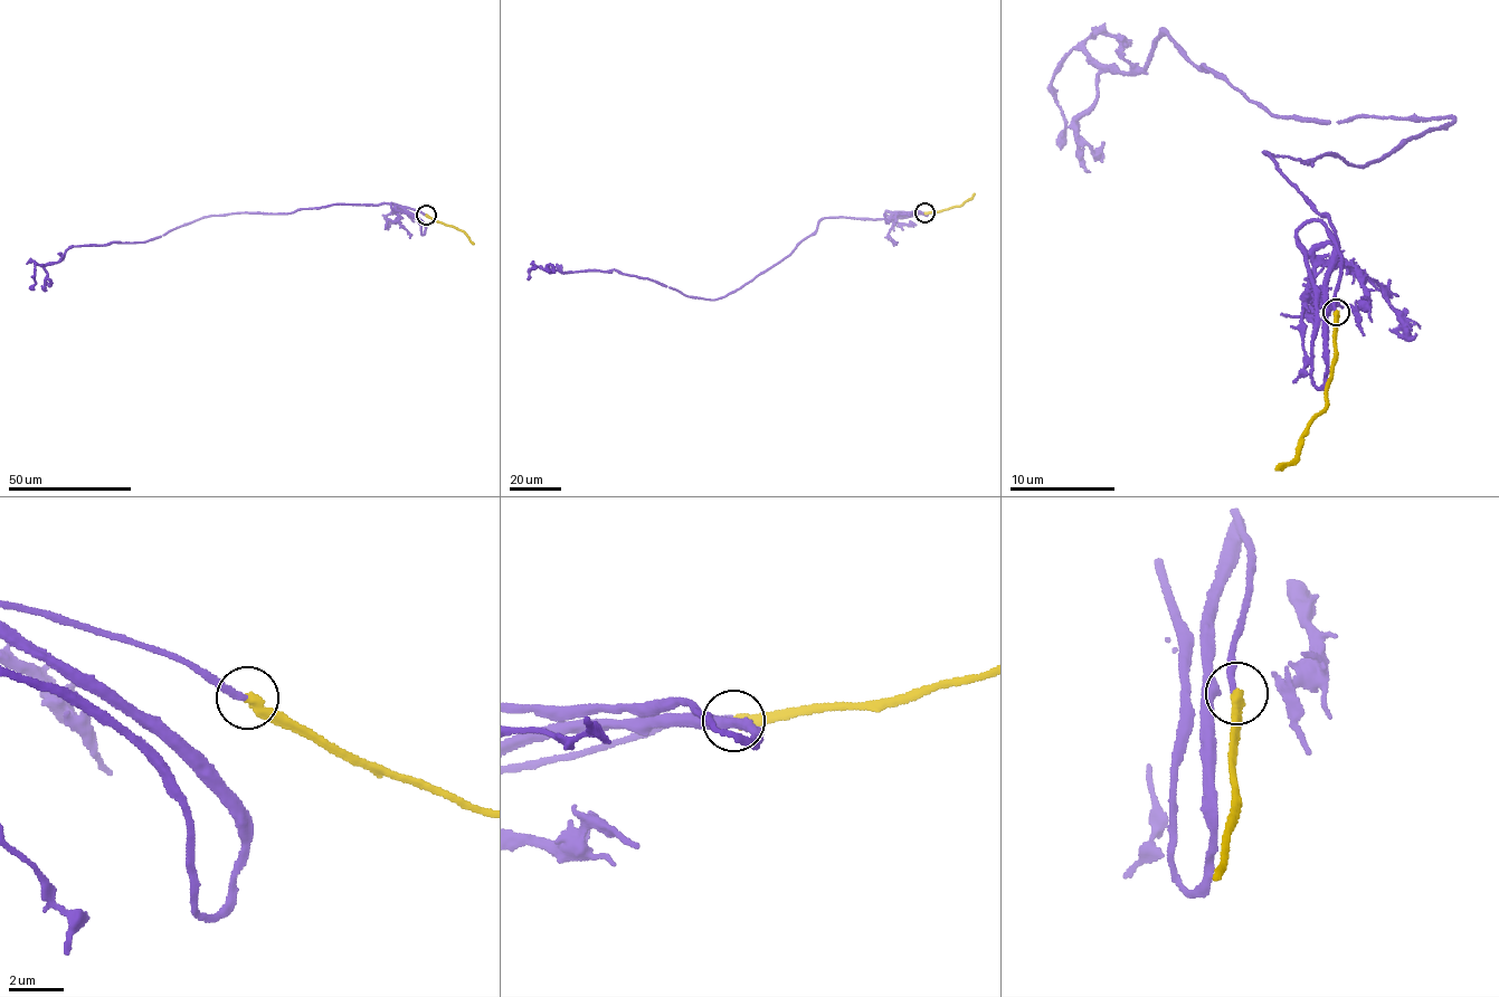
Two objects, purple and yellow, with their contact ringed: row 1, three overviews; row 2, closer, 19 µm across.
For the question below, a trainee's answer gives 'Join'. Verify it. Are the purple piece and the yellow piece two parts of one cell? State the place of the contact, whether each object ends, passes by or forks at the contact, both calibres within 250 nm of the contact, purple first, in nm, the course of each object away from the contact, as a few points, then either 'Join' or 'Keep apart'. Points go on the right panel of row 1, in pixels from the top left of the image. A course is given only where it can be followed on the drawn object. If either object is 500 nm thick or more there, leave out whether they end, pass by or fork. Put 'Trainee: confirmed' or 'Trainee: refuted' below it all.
Place: (1336, 312). At the ring purple ends. At the ring yellow ends. Thickness 240 nm (purple) against 360 nm. Course of purple: (1335, 312), (1264, 150), (1451, 114), (1270, 115), (1161, 28), (1073, 50), (1062, 139). Course of yellow: (1336, 313), (1336, 351), (1327, 404), (1307, 429), (1292, 459), (1275, 471). Keep apart
Trainee: refuted

